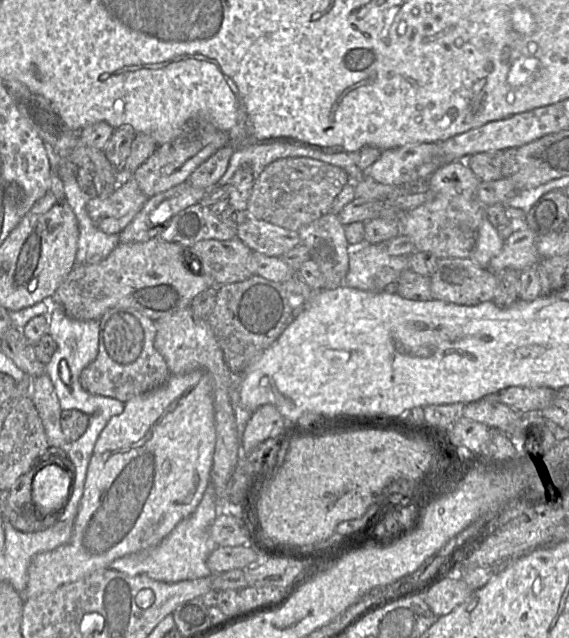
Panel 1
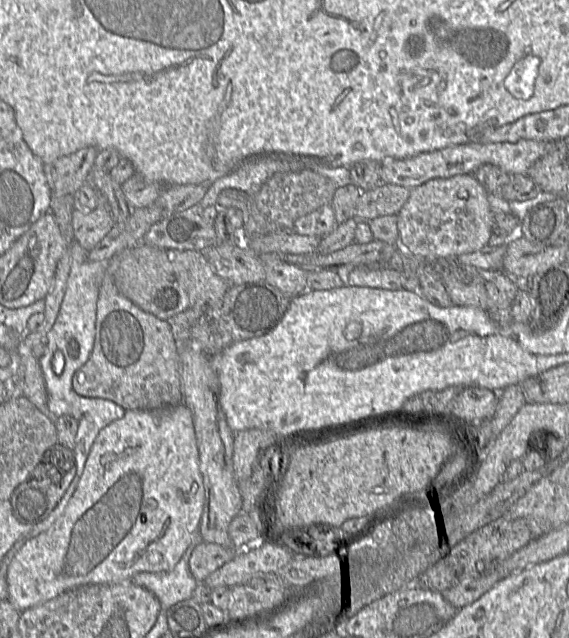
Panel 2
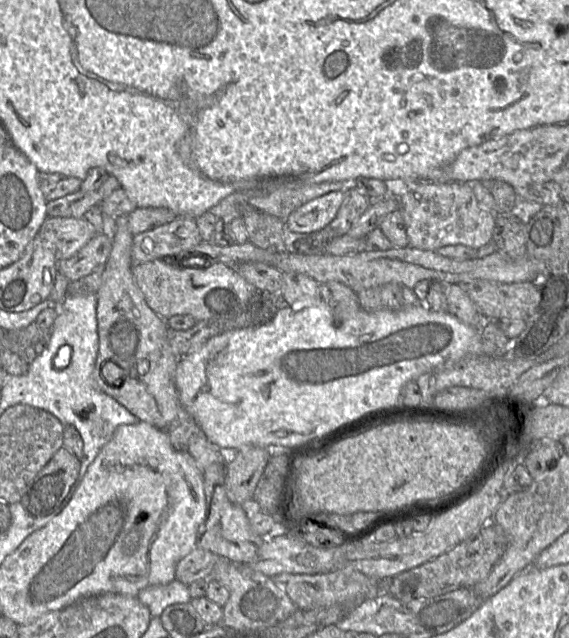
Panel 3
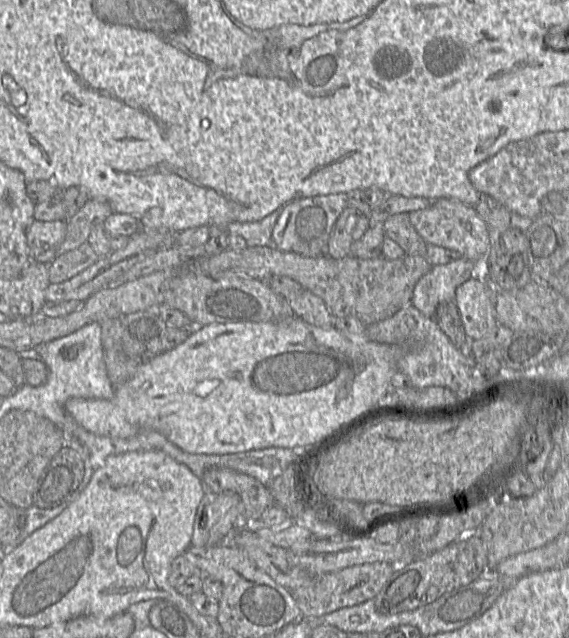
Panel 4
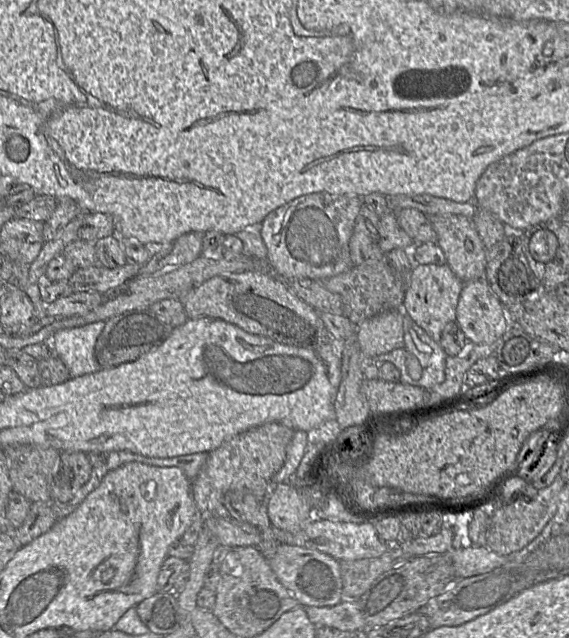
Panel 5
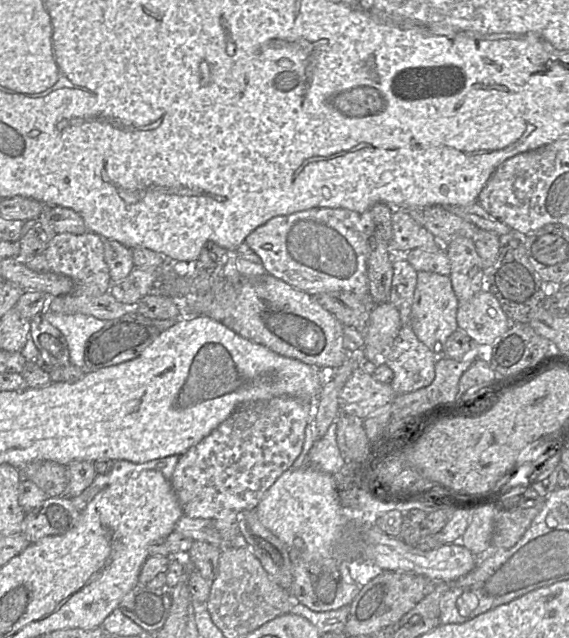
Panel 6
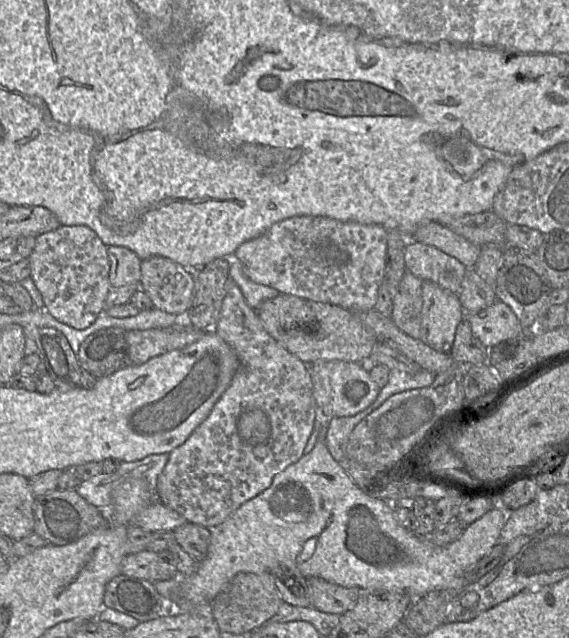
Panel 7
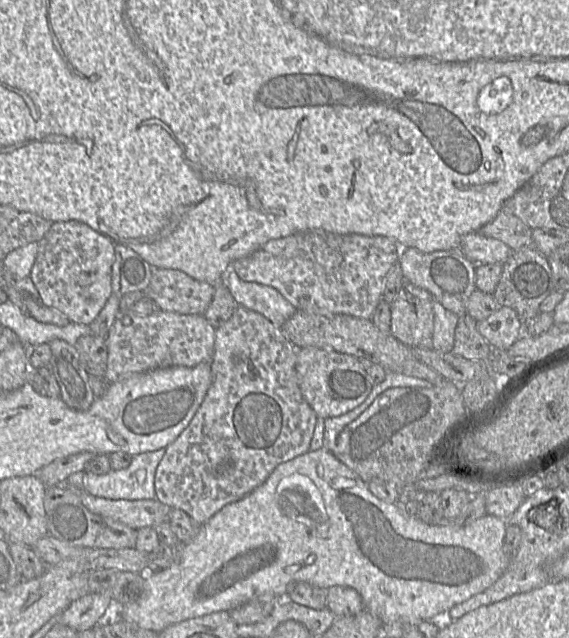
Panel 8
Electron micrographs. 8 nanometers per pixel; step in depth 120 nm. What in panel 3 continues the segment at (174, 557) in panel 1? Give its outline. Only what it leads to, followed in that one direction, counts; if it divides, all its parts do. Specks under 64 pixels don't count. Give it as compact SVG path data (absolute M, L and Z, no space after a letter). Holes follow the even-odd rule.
M177 579L166 585L150 585L138 593L138 599L150 610L151 616L161 616L164 609L191 601L189 588Z

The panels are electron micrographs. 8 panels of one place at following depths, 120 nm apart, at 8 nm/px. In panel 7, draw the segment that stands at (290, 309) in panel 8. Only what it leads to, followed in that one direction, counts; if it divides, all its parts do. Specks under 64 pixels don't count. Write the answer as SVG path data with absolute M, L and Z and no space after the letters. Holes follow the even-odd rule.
M234 256L229 259L229 277L239 287L246 303L252 309L257 309L263 302L273 299L280 292L270 286L257 284L249 280L243 273L241 262Z

